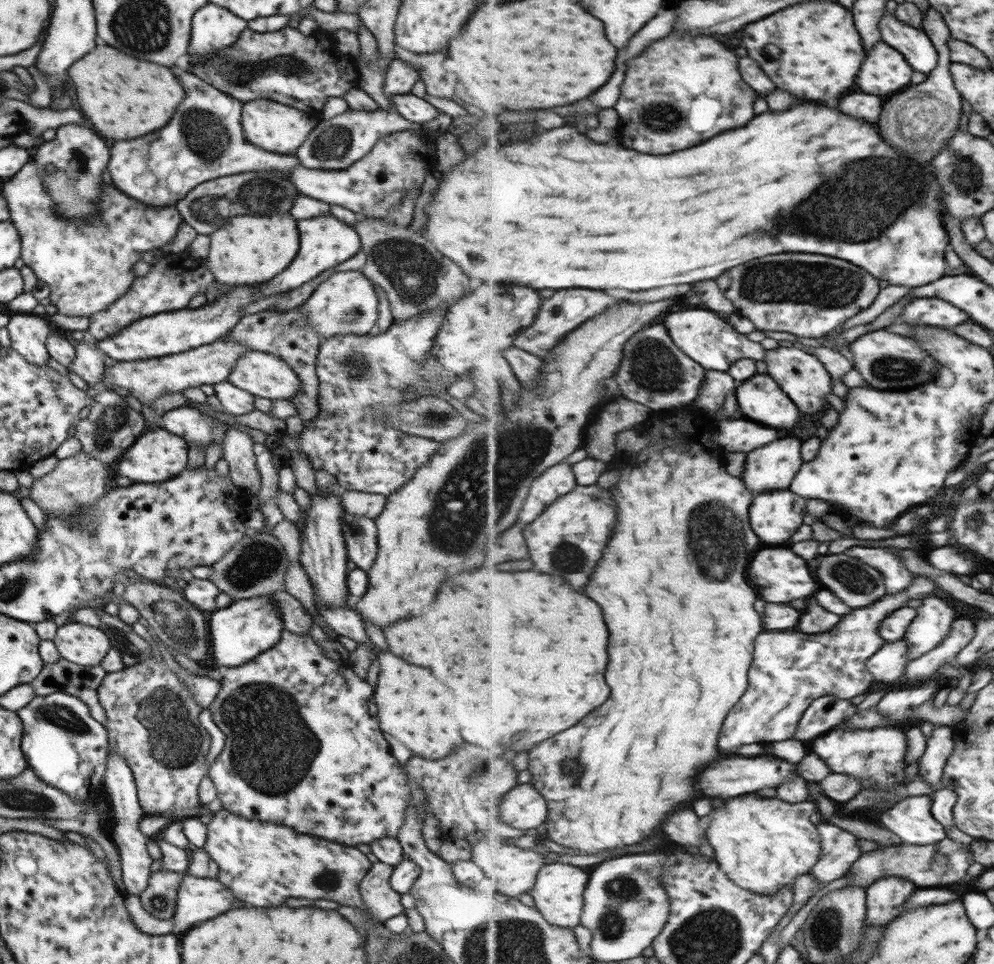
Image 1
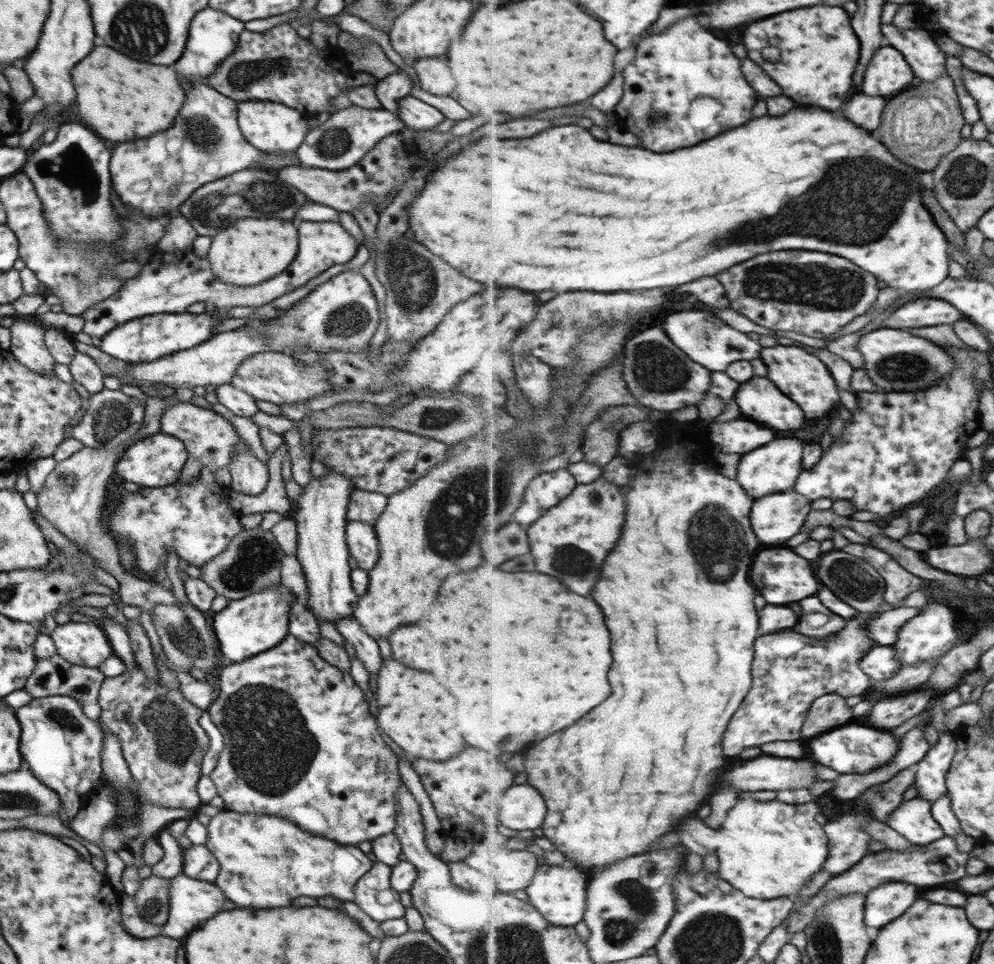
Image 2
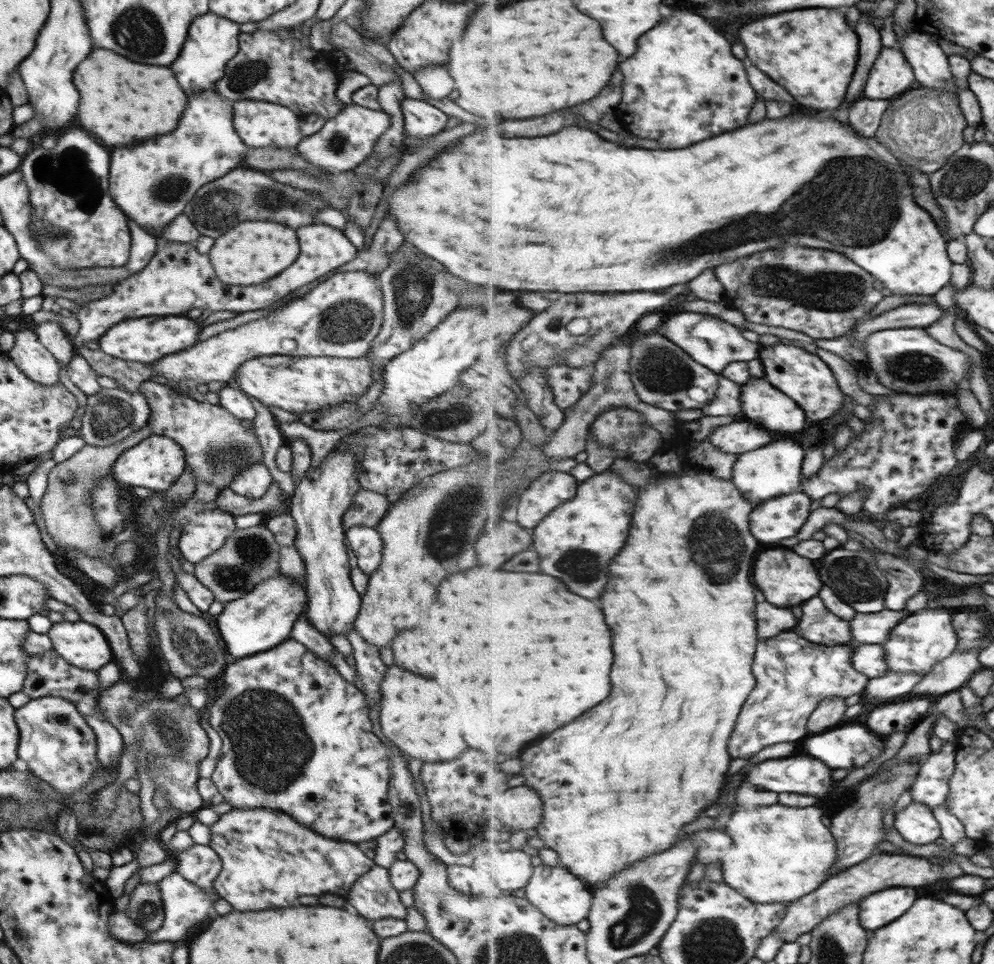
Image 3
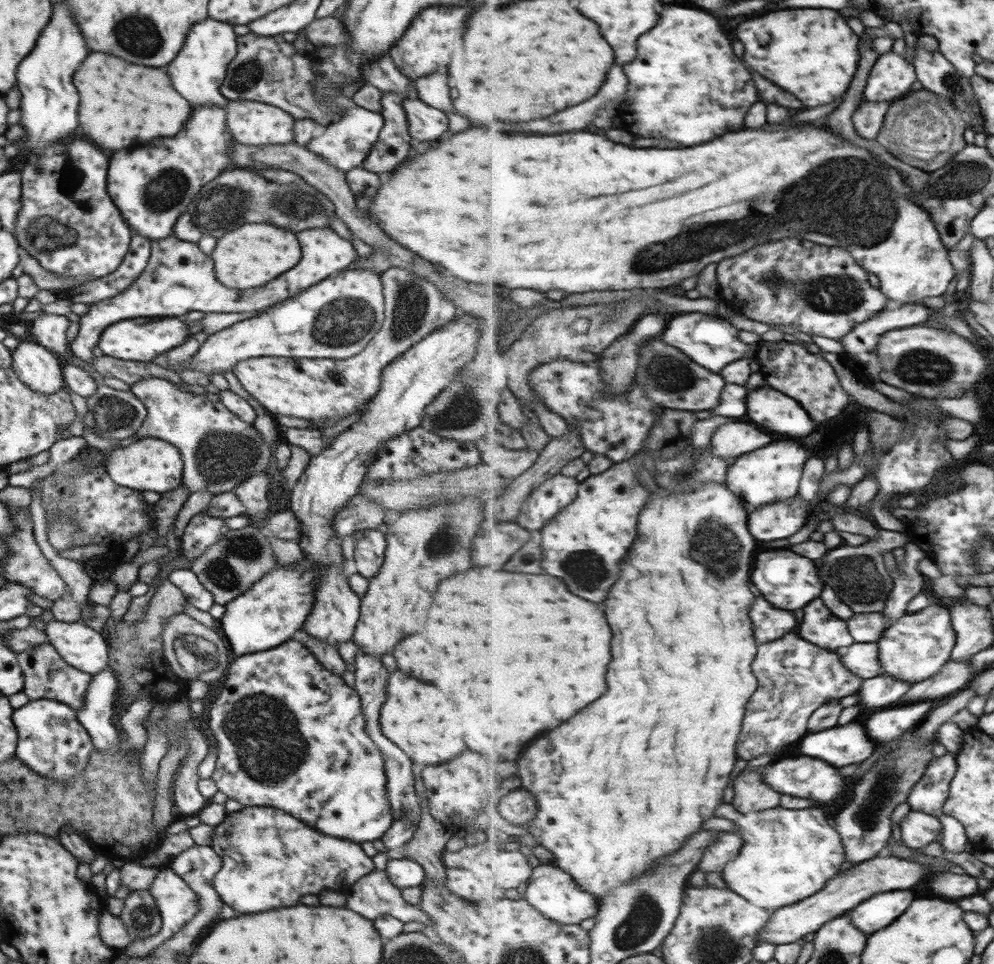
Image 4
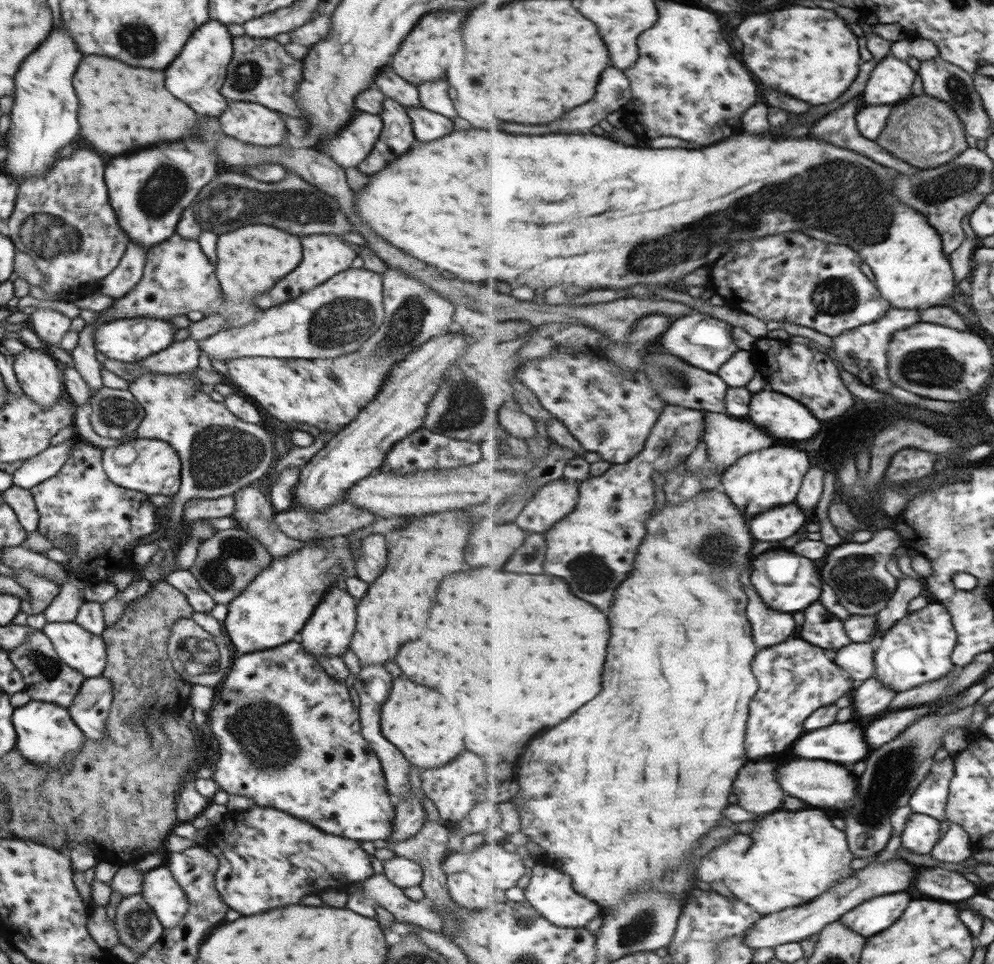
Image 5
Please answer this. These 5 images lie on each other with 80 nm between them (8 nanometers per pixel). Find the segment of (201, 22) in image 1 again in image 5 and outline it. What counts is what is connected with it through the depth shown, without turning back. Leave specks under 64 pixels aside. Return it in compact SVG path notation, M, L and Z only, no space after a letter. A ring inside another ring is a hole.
M211 19L198 27L187 38L179 56L165 68L165 86L175 98L195 110L197 115L218 117L226 107L220 88L225 80L226 66L232 57L232 36L224 24Z

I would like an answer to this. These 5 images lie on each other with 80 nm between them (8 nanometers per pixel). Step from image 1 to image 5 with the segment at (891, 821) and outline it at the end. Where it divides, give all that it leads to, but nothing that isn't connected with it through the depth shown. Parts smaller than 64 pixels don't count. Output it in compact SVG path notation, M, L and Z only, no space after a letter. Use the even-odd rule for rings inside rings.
M913 813L901 836L901 845L913 850L915 854L929 854L941 838L941 821L938 818Z

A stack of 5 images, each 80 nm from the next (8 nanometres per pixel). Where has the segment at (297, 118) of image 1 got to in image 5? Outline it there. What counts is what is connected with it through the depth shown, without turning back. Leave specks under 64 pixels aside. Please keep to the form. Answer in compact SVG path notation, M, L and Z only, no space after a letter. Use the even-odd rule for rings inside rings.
M227 99L225 110L218 116L218 121L223 135L248 145L275 146L285 136L285 122L279 117L277 111L254 102Z

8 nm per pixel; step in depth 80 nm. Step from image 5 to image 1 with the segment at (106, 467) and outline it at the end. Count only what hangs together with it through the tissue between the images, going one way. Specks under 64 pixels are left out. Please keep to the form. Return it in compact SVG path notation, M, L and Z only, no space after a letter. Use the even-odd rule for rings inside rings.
M162 428L145 430L126 450L117 460L117 472L133 483L161 484L160 482L173 478L186 467L187 443L179 435Z

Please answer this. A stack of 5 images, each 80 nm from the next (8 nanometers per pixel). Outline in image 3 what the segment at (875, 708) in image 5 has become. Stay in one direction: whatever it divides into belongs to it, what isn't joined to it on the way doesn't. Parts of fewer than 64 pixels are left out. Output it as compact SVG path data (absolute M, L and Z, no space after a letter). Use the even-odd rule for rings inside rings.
M890 671L881 678L870 679L864 694L877 702L893 702L901 696L909 696L917 683L923 680L923 673L900 673Z

